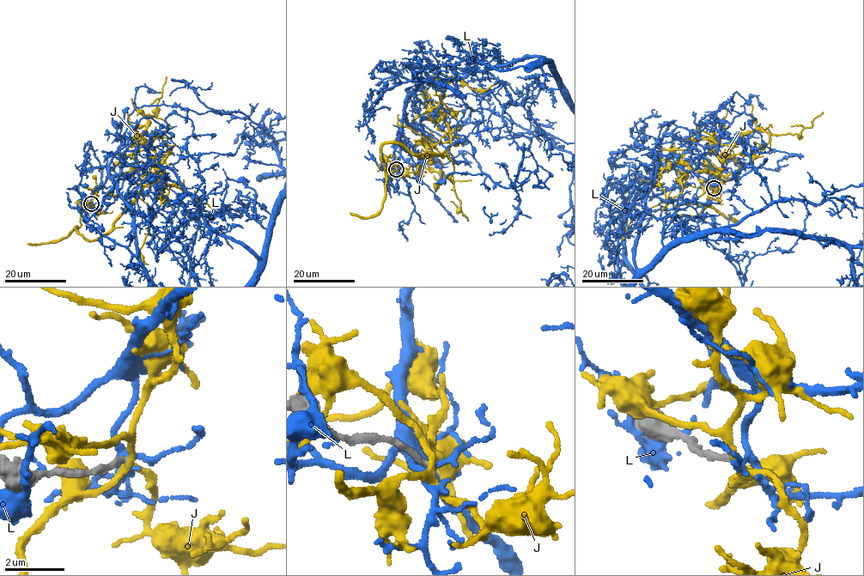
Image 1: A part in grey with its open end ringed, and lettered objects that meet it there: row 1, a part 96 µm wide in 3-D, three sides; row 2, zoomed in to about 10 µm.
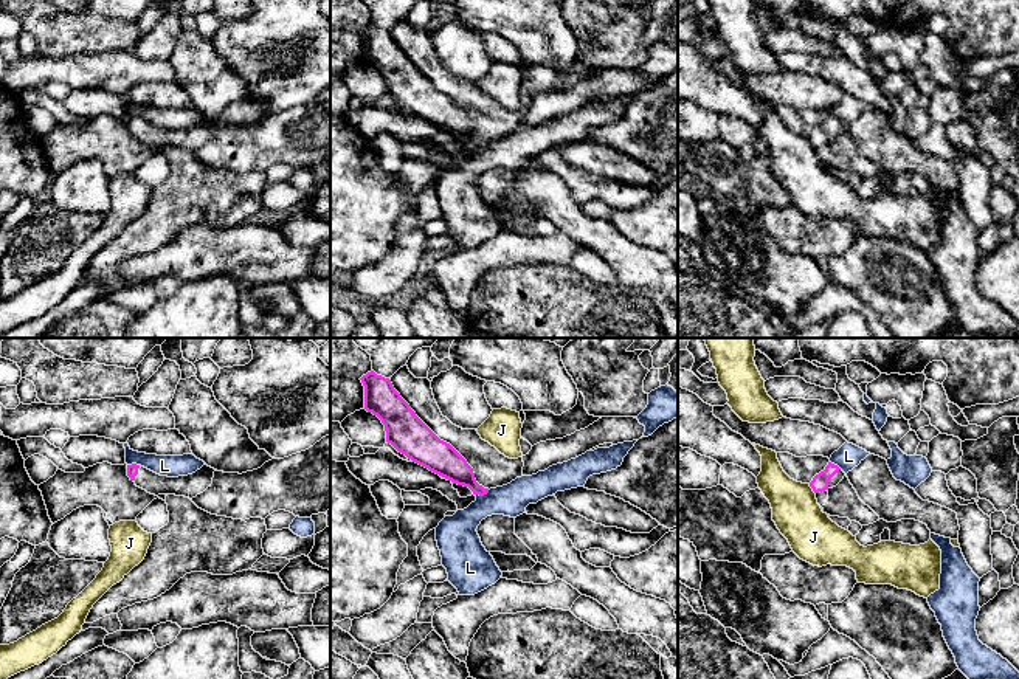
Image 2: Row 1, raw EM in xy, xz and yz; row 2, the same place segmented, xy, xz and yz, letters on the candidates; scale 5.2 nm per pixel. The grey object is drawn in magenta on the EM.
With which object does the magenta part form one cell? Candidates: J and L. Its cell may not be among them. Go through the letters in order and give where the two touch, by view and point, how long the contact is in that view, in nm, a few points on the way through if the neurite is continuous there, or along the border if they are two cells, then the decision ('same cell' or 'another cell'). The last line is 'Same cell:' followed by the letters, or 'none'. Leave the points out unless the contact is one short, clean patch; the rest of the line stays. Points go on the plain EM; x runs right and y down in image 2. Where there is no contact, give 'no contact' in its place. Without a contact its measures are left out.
J: contact yz (811, 140); length 70 nm; border yz (808, 137), (815, 146); another cell
L: contact xz (481, 148); length 80 nm; border xz (489, 143), (483, 148), (475, 148); another cell
Same cell: none

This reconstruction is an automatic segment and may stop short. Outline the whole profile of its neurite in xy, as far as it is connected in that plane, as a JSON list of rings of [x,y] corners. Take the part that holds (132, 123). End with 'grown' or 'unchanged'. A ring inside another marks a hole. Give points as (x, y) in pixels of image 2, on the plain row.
[[[206,116],[192,127],[168,130],[160,129],[141,118],[127,118],[127,129],[136,140],[146,143],[150,147],[175,147],[185,150],[195,150],[203,146],[212,136],[214,121]]]; grown

